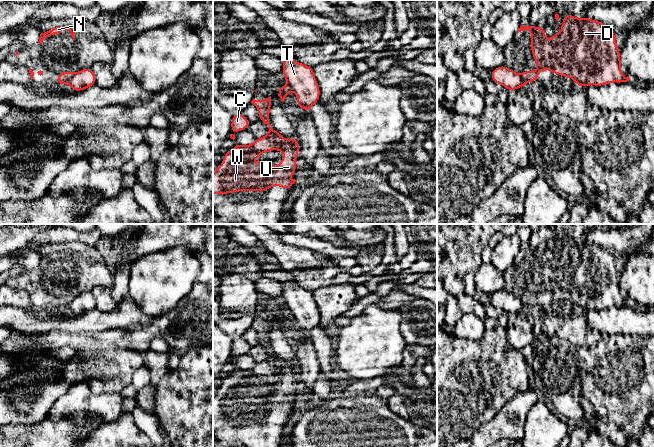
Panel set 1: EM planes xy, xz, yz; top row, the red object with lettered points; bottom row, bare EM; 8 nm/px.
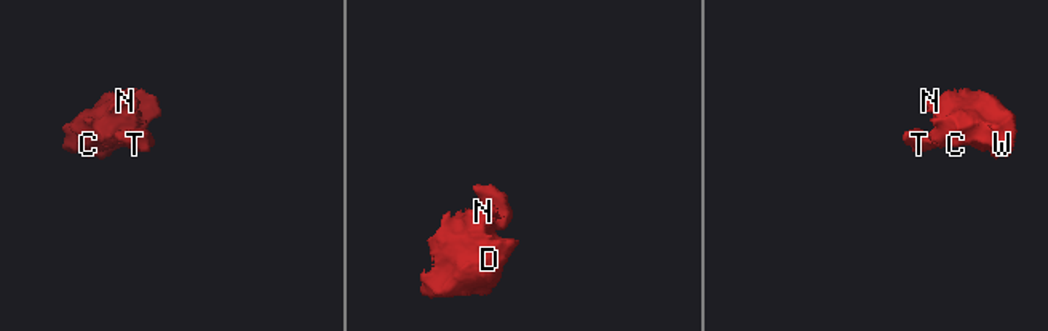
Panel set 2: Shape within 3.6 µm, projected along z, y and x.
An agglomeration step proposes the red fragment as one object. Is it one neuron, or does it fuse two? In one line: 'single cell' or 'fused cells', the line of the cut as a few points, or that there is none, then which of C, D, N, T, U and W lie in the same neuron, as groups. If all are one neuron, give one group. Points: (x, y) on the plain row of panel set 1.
fused cells; cut in xy along (74, 298), (67, 305); C D N U W / T

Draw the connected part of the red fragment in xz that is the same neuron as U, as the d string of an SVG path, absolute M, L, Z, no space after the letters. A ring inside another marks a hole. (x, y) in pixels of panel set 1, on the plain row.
M271 320L264 324L252 324L252 328L257 331L259 343L269 350L267 358L256 363L251 369L239 369L223 378L224 386L220 388L213 397L213 418L228 418L239 415L254 415L259 417L269 414L272 410L280 410L289 414L292 409L297 406L295 403L290 403L288 400L296 398L296 383L300 373L300 369L295 362L285 363L282 359L270 351L269 337L271 333ZM278 374L285 379L280 384L278 390L272 390L271 384L253 387L251 382L258 382L263 376Z

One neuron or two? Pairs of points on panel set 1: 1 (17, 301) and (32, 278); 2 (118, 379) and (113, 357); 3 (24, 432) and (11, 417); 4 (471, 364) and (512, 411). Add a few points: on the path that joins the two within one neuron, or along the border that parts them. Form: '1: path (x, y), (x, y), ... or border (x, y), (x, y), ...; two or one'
1: border (10, 286), (24, 289), (32, 306); two
2: path (118, 374), (118, 362); one
3: border (41, 420), (35, 423), (10, 425); two
4: border (526, 390), (514, 395), (490, 420); two

